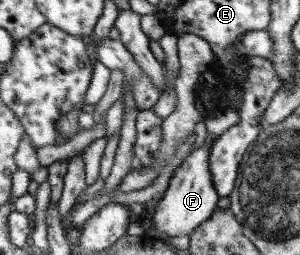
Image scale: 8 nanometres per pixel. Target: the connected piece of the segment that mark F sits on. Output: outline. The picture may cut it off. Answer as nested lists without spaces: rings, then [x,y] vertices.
[[[207,135],[200,148],[192,150],[183,164],[176,170],[169,188],[161,198],[152,218],[159,232],[168,236],[189,236],[191,239],[201,224],[206,223],[217,210],[219,192],[215,188],[214,173],[211,172],[211,148],[219,137]]]

